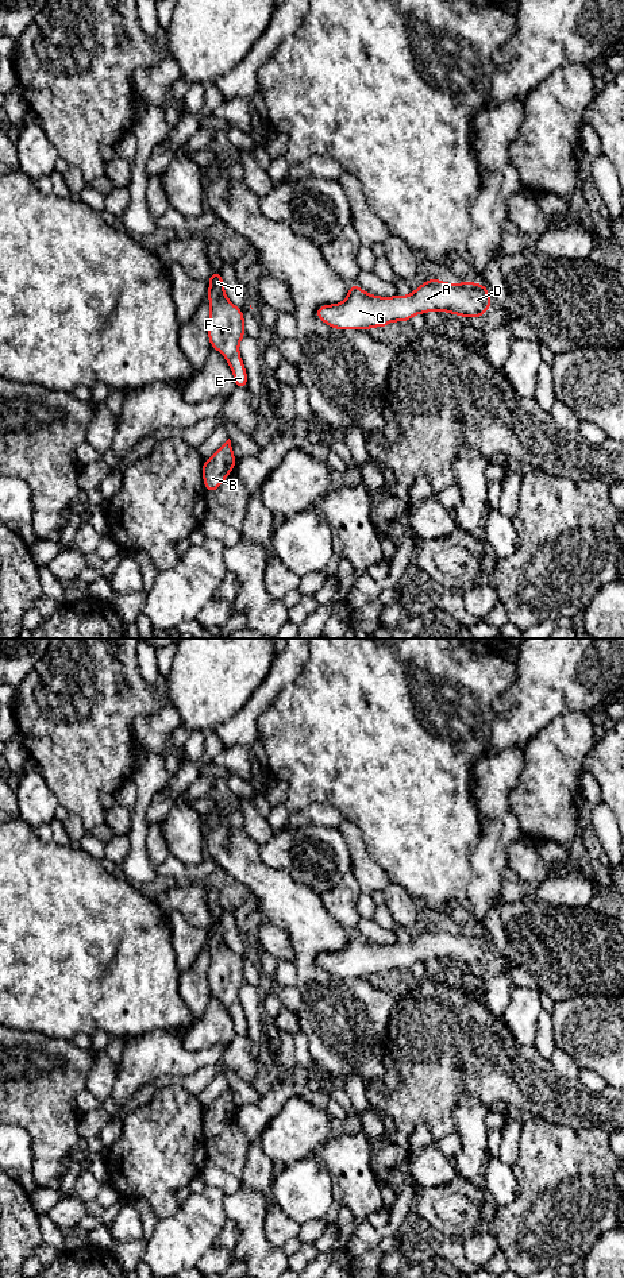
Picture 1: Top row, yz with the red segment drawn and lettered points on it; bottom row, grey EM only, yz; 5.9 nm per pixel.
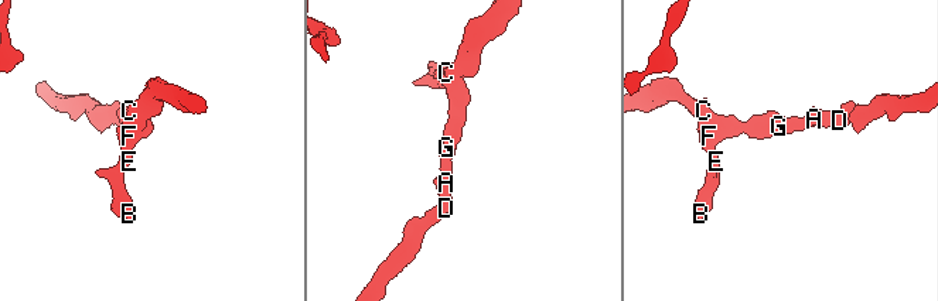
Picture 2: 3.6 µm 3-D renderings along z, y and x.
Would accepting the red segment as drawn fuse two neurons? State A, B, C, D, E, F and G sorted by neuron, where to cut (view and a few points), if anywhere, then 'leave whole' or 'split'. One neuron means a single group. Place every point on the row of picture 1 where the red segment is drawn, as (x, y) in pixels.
groups A B C D E F G; cut none; leave whole

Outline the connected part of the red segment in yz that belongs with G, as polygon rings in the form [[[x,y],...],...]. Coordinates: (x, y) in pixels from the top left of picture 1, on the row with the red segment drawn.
[[[436,277],[420,283],[409,296],[380,297],[350,285],[344,301],[321,305],[316,316],[334,329],[384,328],[392,321],[409,321],[415,314],[447,312],[462,317],[482,317],[492,308],[488,287],[475,282],[446,283]]]

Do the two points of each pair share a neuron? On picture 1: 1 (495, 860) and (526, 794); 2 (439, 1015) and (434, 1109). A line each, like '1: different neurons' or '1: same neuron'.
1: different neurons
2: same neuron

